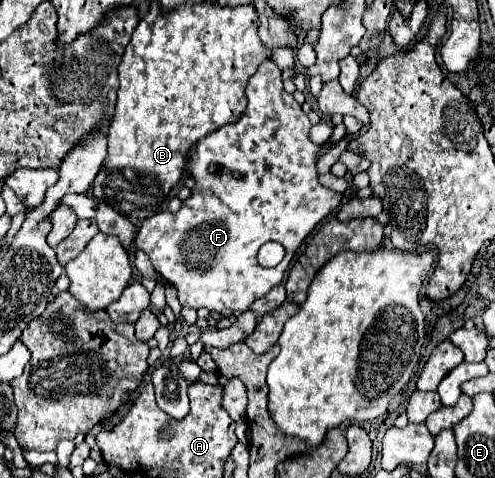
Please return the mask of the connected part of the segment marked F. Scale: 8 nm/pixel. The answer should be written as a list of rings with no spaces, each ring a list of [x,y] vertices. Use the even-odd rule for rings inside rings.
[[[265,60],[249,78],[247,100],[247,108],[239,122],[217,128],[189,150],[185,172],[191,172],[195,180],[191,196],[183,200],[177,212],[159,212],[147,218],[135,238],[135,246],[145,250],[153,268],[177,288],[181,304],[195,310],[249,310],[257,298],[283,282],[283,274],[305,236],[333,212],[343,198],[339,192],[319,184],[317,154],[321,146],[309,140],[309,118],[297,100],[285,92],[281,70],[271,60]],[[269,240],[285,248],[285,260],[275,268],[263,268],[257,262],[257,250]]]

